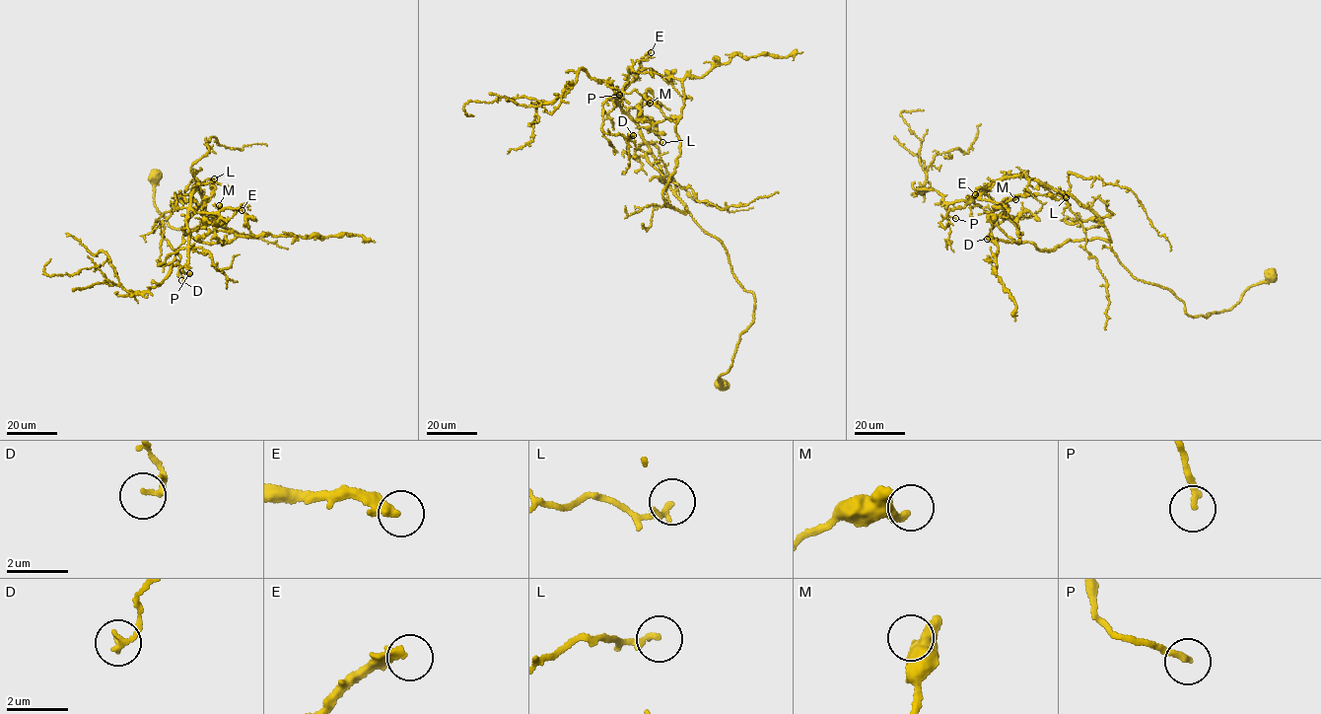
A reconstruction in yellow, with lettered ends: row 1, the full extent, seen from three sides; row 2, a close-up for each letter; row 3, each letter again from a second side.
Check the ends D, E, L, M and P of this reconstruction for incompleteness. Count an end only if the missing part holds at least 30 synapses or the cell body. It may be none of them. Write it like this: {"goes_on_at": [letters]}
{"goes_on_at": ["E"]}

